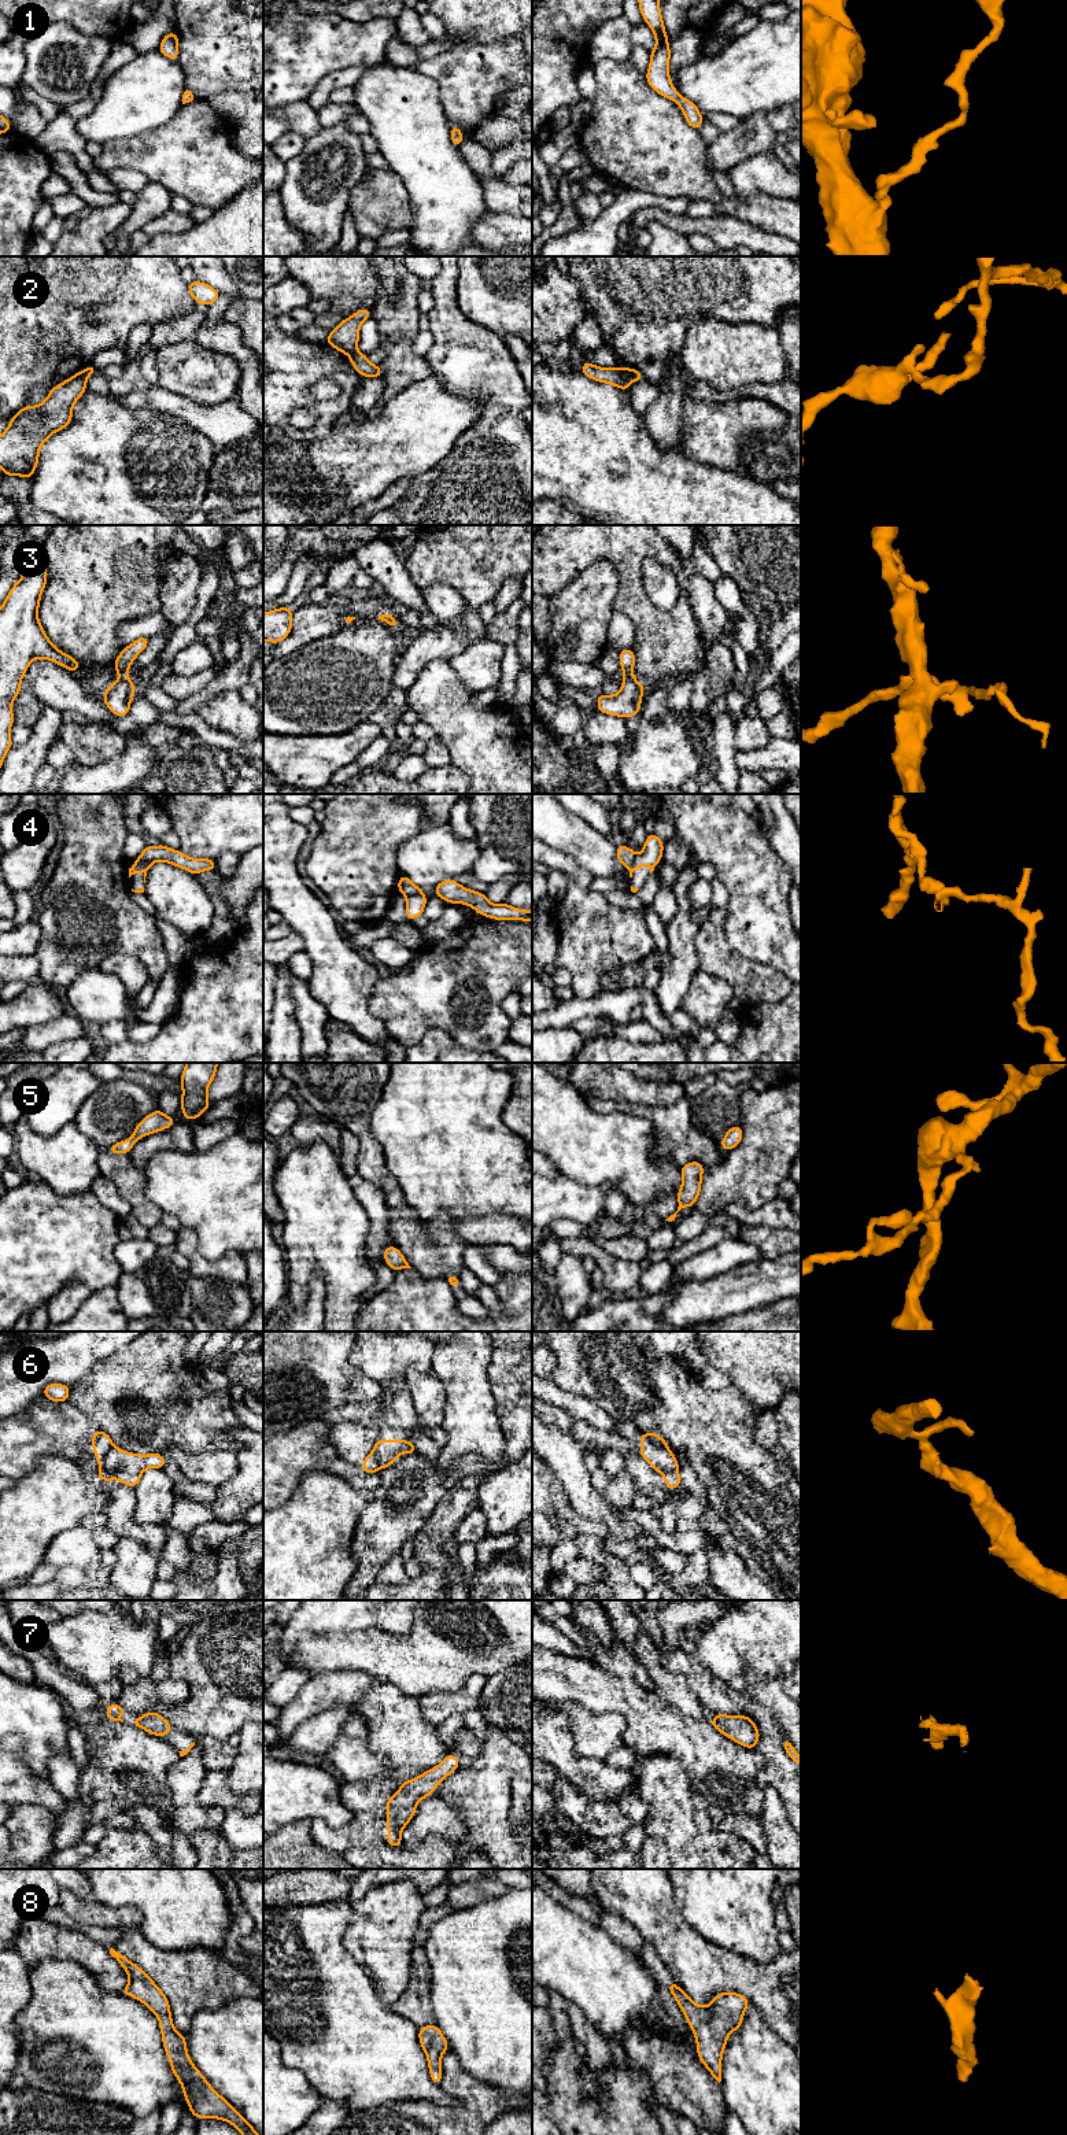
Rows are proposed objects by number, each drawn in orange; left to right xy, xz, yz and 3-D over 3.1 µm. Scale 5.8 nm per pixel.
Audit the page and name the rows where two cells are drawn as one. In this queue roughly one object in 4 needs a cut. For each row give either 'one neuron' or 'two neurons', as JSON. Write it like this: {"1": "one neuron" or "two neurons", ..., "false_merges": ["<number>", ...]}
{"1": "one neuron", "2": "two neurons", "3": "two neurons", "4": "two neurons", "5": "one neuron", "6": "two neurons", "7": "two neurons", "8": "one neuron", "false_merges": ["2", "3", "4", "6", "7"]}

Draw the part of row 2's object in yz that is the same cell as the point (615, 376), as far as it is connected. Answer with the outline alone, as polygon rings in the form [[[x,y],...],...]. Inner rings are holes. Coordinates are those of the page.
[[[584,359],[583,367],[580,370],[584,376],[599,381],[612,384],[620,389],[630,389],[630,380],[627,378],[623,367],[598,367]]]

